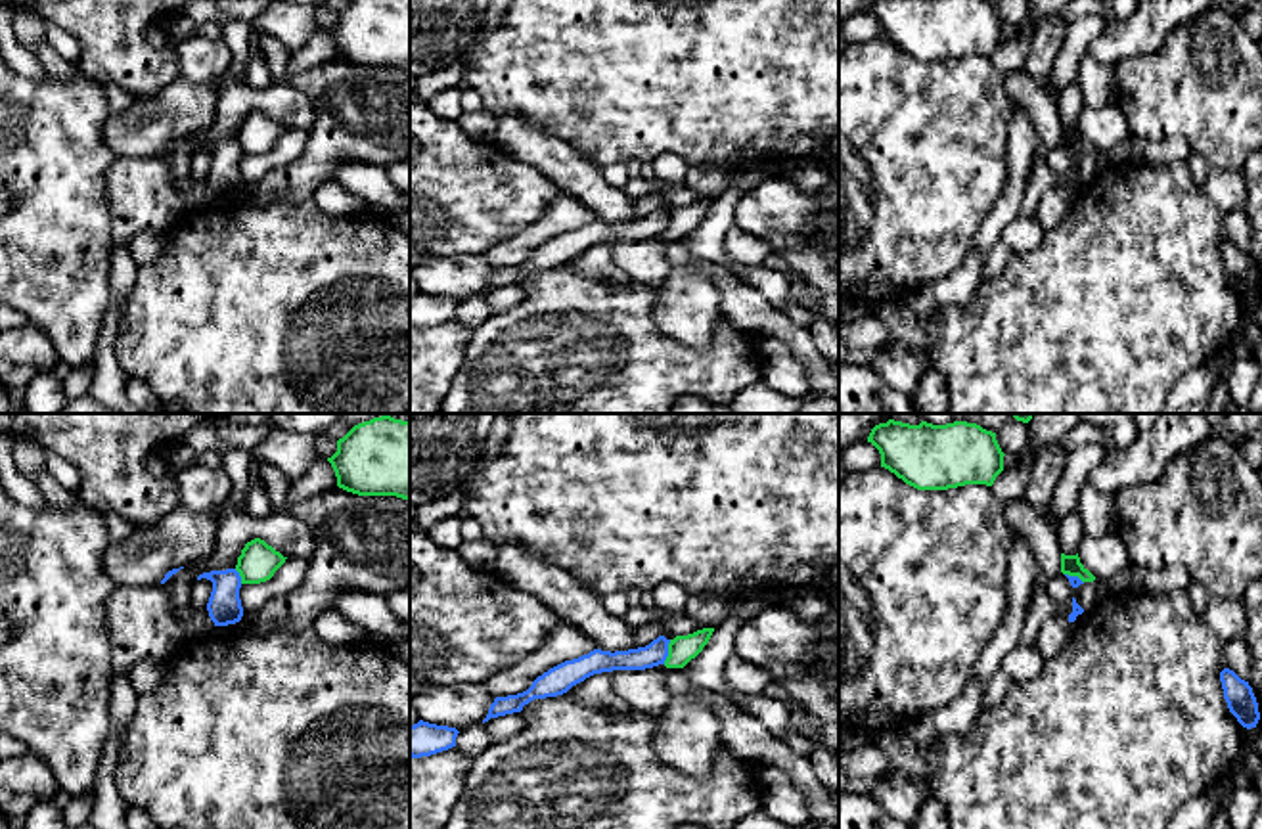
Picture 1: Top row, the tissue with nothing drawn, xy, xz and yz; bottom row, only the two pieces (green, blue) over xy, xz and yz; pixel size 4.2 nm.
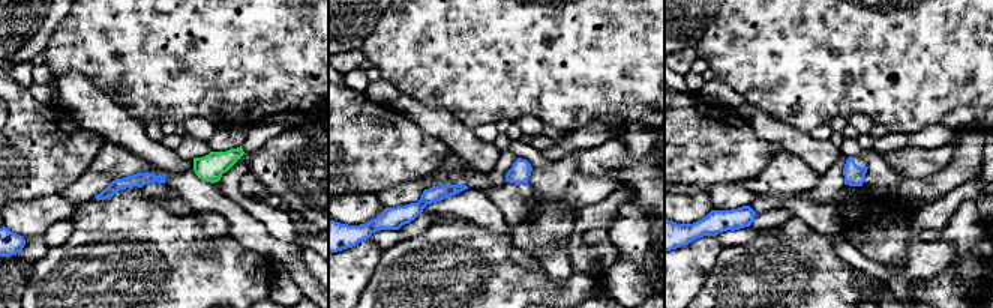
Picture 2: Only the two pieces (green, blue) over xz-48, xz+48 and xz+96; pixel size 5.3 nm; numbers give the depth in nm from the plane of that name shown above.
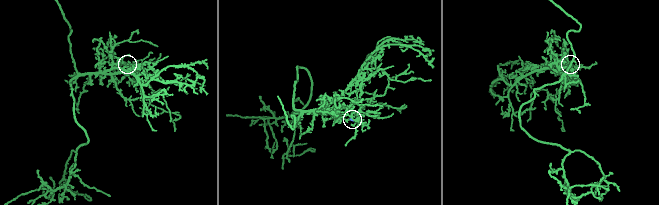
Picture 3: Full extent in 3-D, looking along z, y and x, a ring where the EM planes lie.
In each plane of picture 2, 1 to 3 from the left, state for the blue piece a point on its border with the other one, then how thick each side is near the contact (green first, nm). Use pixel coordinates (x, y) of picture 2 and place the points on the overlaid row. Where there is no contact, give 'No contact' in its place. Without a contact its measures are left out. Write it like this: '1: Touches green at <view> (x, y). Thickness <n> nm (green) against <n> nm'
1: No contact
2: No contact
3: No contact

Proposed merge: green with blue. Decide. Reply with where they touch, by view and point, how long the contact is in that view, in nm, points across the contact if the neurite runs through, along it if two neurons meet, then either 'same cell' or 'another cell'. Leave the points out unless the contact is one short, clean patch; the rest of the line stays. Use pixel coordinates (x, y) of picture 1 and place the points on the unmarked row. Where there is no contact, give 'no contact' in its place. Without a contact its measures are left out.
xz (669, 223) | 110 nm | along xz (671, 211), (663, 234) | another cell

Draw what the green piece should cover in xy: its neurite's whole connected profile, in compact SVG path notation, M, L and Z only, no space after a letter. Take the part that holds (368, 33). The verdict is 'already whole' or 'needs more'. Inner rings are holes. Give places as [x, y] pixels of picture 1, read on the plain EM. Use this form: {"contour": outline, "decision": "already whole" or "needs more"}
{"contour": "M350 0L327 33L347 63L410 73L410 0Z", "decision": "already whole"}

